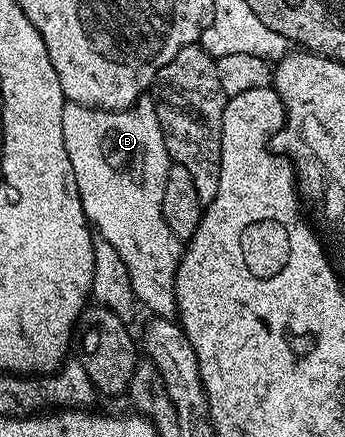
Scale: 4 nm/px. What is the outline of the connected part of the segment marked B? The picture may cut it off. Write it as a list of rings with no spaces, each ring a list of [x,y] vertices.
[[[151,94],[140,96],[132,107],[122,111],[100,111],[95,107],[83,107],[81,103],[65,102],[62,109],[62,137],[66,141],[66,153],[70,153],[70,165],[74,165],[74,181],[78,181],[78,197],[82,197],[82,209],[99,238],[110,241],[118,249],[126,269],[130,273],[130,285],[134,289],[139,306],[156,317],[176,315],[176,274],[182,254],[182,241],[170,233],[163,213],[163,193],[170,160],[162,129],[158,125],[156,102]]]

